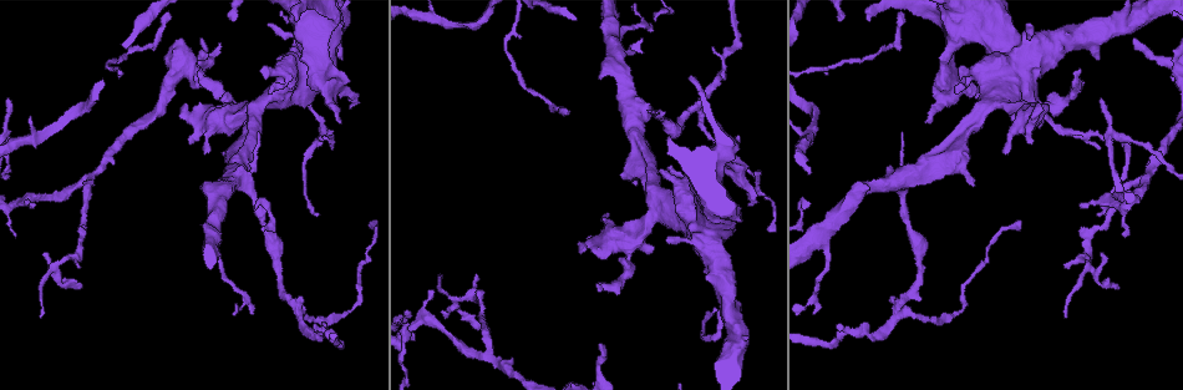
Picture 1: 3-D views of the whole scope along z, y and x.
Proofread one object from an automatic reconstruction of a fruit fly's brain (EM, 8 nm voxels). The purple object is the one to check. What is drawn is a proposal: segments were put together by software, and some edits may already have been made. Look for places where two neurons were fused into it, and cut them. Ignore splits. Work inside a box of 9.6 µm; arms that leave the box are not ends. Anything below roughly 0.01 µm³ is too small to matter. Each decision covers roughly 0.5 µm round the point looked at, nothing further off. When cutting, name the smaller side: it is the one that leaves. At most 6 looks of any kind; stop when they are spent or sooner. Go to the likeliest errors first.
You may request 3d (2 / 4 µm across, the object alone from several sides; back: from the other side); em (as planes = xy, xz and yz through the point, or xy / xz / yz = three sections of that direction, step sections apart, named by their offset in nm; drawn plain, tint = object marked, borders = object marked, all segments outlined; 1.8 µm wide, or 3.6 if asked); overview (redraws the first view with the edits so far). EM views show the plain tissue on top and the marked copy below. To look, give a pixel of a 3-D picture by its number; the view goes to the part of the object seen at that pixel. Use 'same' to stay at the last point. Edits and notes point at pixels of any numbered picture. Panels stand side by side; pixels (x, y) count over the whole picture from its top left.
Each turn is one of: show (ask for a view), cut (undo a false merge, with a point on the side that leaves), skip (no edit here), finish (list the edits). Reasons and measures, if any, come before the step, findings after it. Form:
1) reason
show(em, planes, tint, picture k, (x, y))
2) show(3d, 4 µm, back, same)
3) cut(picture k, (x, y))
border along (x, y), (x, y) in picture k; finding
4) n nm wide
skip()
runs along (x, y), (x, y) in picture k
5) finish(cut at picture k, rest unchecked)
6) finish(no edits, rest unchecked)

a fork
show(em, planes, tint, picture 1, (460, 299))

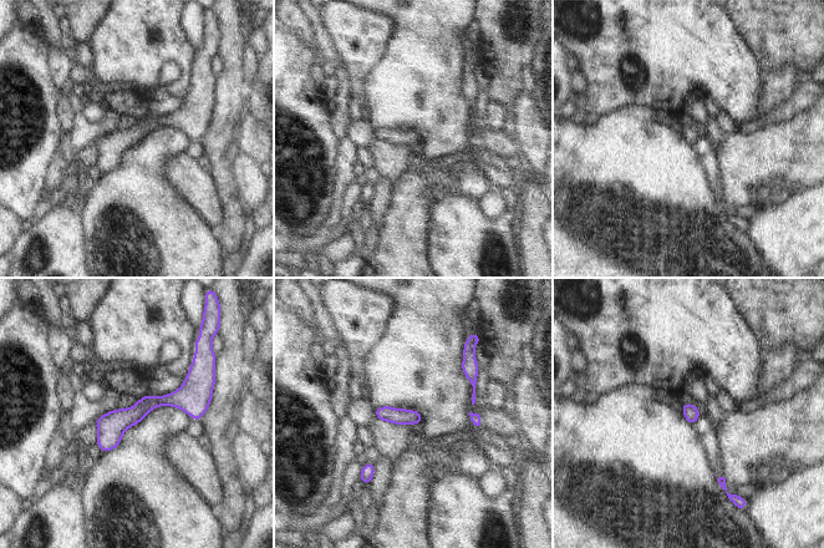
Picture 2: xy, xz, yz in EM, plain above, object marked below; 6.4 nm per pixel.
100 nm wide
skip()
runs along (207, 399), (148, 402), (100, 442) in picture 2; one neuron here

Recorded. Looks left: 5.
three-way junction
show(em, planes, tint, picture 1, (297, 307))

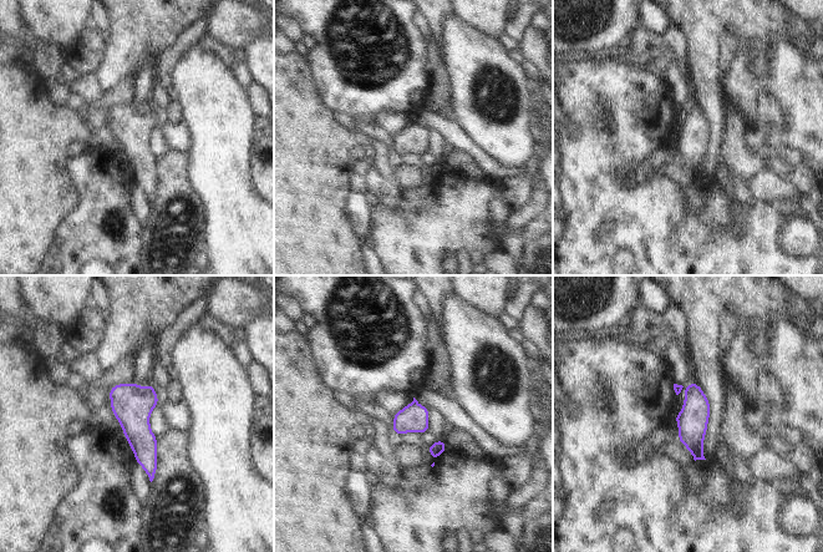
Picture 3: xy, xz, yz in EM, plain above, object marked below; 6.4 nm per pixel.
190 nm wide
skip()
continuous, no second neuron

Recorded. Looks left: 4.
a fork
show(em, planes, borders, picture 1, (92, 178))

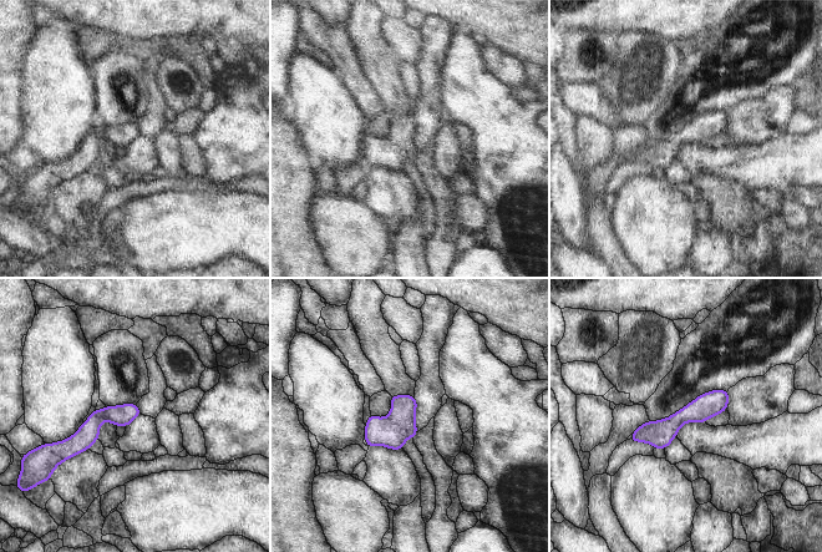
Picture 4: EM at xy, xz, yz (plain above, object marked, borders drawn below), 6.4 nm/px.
skip()
runs along (725, 393), (661, 433), (634, 437) in picture 4; one neuron here

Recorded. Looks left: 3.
finish(no edits, rest unchecked)

